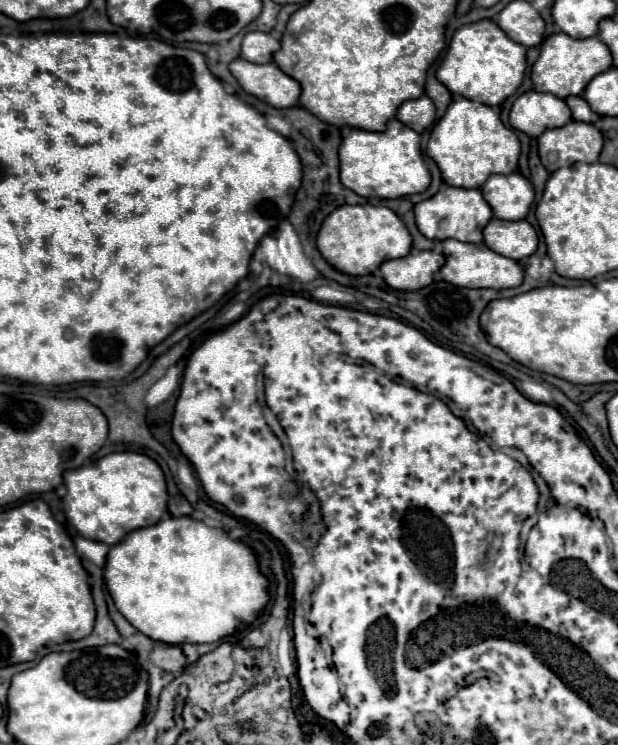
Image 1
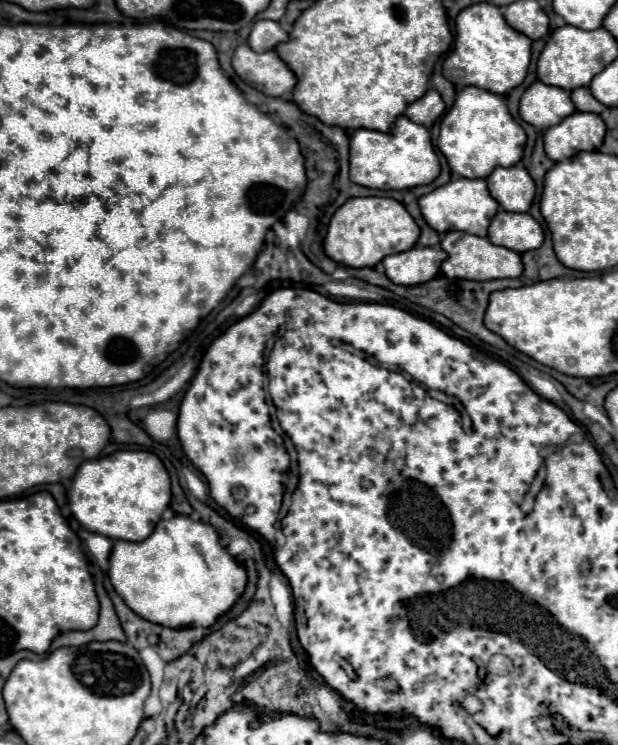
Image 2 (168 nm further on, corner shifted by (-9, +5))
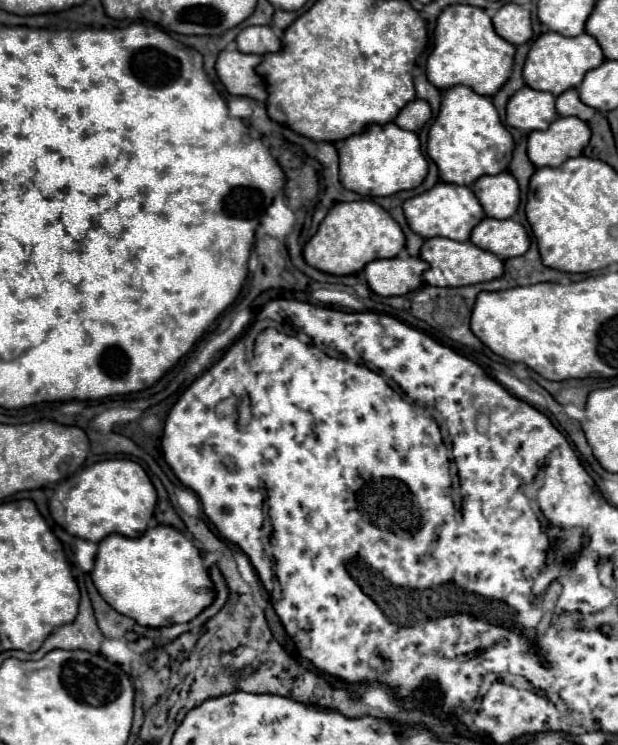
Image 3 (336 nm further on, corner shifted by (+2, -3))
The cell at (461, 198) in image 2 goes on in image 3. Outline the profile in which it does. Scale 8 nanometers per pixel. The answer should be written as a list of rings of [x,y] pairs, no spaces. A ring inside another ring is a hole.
[[[437,182],[431,190],[413,196],[403,202],[405,218],[409,228],[419,234],[421,238],[451,238],[457,242],[465,242],[469,238],[469,232],[483,220],[483,208],[469,186],[457,186],[447,182]]]

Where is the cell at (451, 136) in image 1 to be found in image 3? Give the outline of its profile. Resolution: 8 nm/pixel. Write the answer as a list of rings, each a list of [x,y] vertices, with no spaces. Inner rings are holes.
[[[453,86],[443,92],[441,110],[429,128],[427,154],[439,168],[439,178],[449,184],[473,184],[485,174],[505,172],[513,152],[513,136],[501,124],[489,96],[475,94],[469,86]]]

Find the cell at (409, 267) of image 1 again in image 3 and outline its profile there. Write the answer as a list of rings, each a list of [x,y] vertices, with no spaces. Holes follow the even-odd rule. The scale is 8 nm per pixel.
[[[391,258],[373,260],[365,266],[365,278],[371,290],[379,296],[405,296],[415,292],[423,280],[423,272],[429,268],[421,258]]]

